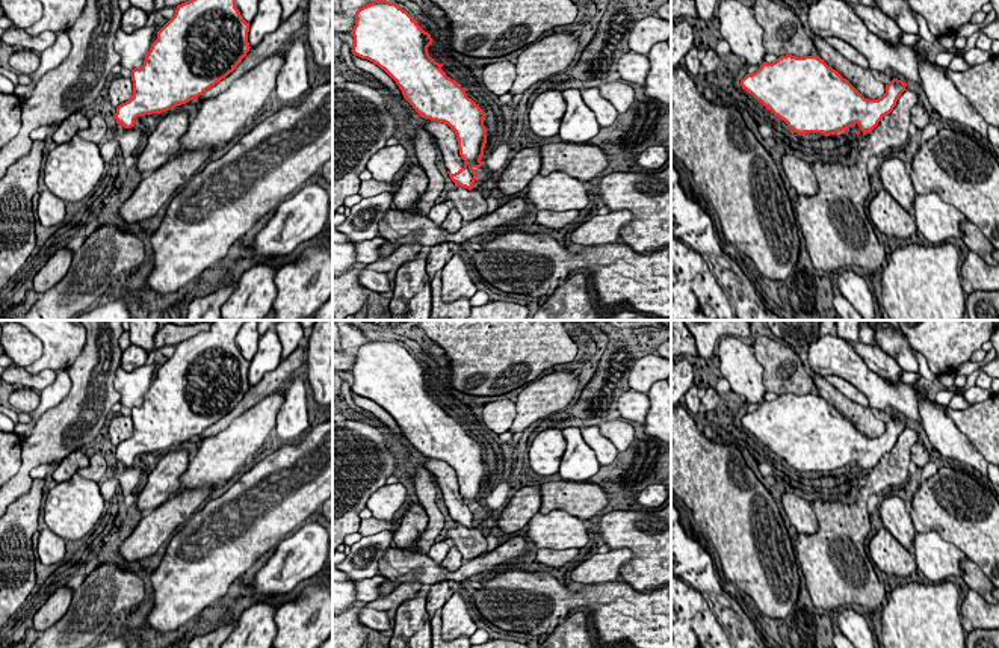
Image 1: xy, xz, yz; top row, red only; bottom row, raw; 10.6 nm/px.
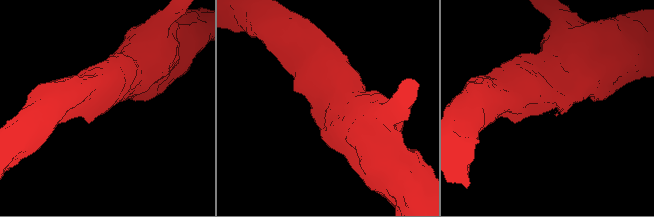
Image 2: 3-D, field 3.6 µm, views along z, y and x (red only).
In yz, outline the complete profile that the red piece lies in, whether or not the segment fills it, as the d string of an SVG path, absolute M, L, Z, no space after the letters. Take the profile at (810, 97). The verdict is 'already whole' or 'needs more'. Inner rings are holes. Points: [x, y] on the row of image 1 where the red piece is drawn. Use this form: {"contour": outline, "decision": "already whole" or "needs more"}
{"contour": "M792 54L780 56L772 63L763 62L756 73L741 80L741 86L800 136L806 133L830 136L840 130L846 134L866 134L893 110L901 94L907 91L905 82L893 79L886 85L881 98L868 100L819 56Z", "decision": "needs more"}

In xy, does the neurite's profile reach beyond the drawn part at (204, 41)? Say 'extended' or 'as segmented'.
as segmented

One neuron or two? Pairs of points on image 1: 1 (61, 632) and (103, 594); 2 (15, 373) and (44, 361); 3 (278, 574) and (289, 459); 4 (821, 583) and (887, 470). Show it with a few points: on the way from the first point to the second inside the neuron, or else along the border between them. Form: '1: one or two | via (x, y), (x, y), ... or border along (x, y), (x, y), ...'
1: one | via (71, 626), (92, 604)
2: two | border along (24, 367), (32, 373), (55, 370)
3: two | border along (304, 521), (274, 547)
4: one | via (831, 555), (839, 535), (857, 517), (862, 499)

